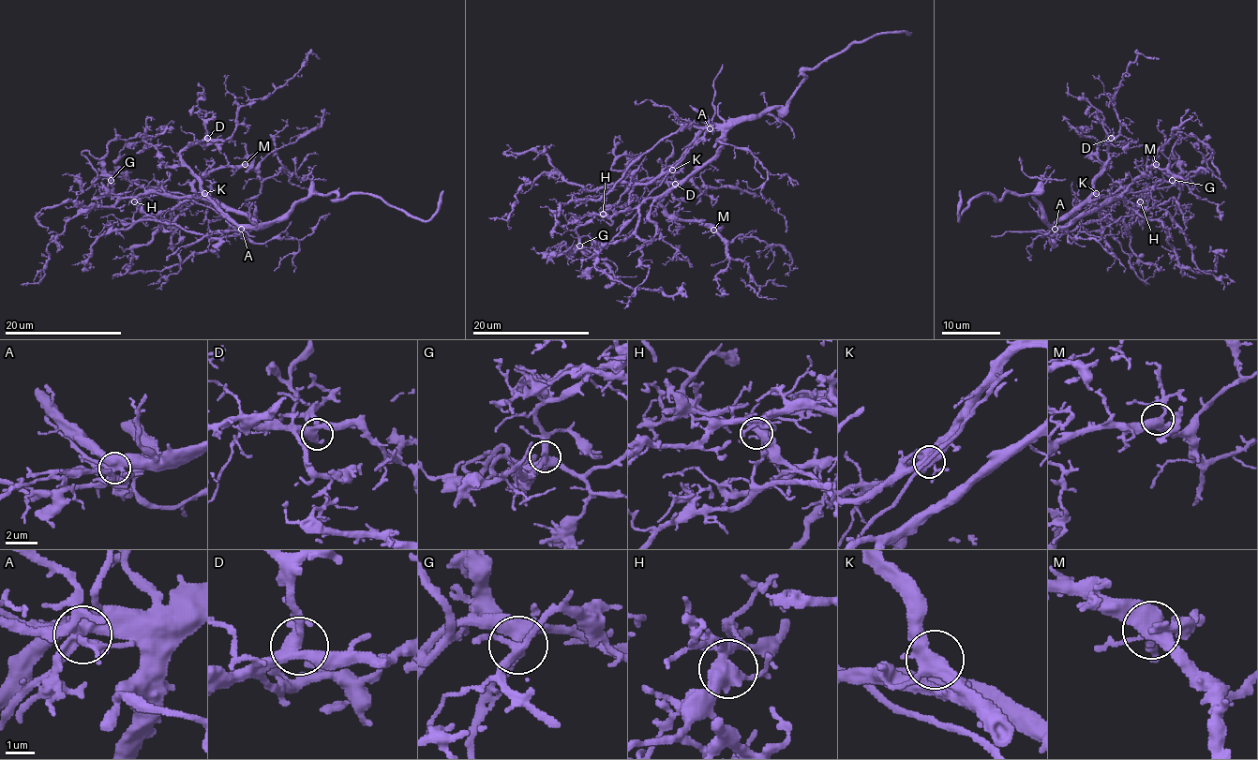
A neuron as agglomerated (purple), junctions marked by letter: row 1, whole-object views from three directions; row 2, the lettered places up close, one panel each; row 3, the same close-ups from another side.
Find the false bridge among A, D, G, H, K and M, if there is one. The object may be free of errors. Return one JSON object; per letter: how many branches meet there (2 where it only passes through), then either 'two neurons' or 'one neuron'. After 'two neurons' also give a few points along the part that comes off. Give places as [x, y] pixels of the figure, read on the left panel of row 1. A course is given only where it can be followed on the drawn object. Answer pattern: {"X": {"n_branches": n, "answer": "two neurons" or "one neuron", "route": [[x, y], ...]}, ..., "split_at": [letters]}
{"A": {"n_branches": 8, "answer": "two neurons", "route": [[241, 230], [182, 193], [142, 188], [116, 177], [111, 181], [108, 187], [131, 197], [166, 230], [178, 232]]}, "D": {"n_branches": 5, "answer": "one neuron"}, "G": {"n_branches": 5, "answer": "one neuron"}, "H": {"n_branches": 6, "answer": "one neuron"}, "K": {"n_branches": 5, "answer": "one neuron"}, "M": {"n_branches": 5, "answer": "one neuron"}, "split_at": ["A"]}

